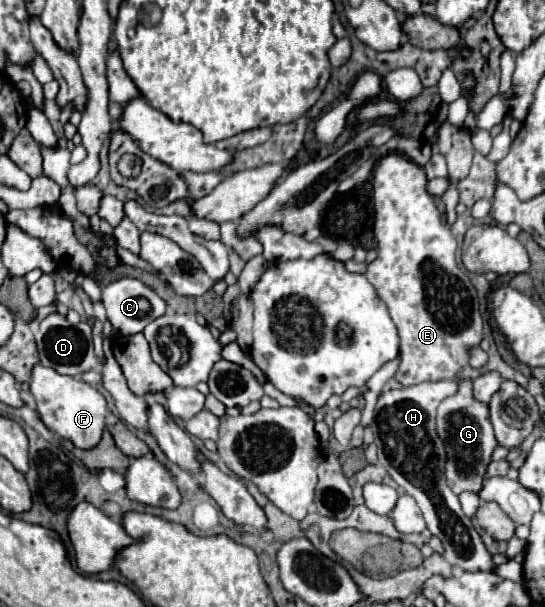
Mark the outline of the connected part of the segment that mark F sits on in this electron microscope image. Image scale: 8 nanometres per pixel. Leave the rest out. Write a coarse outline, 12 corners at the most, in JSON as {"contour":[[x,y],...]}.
{"contour":[[38,363],[30,393],[42,423],[78,449],[96,447],[106,399]]}

